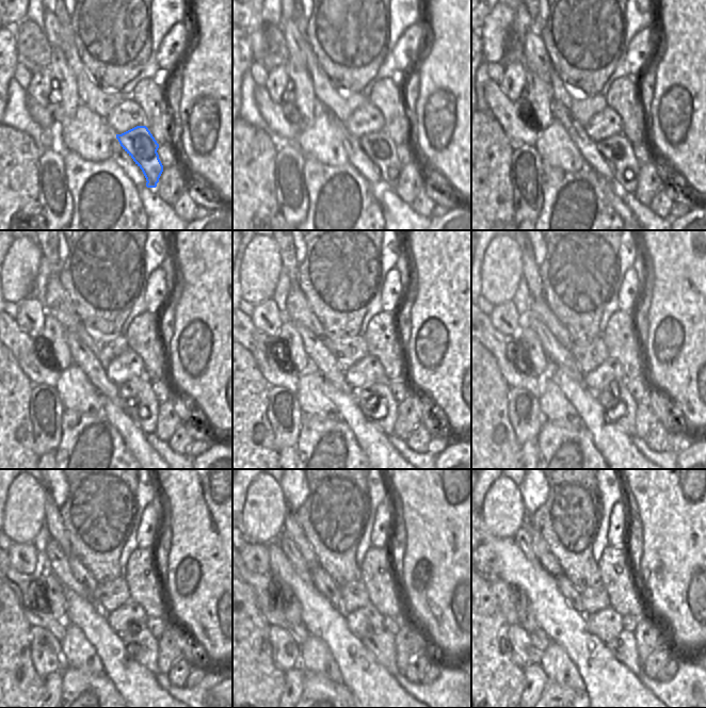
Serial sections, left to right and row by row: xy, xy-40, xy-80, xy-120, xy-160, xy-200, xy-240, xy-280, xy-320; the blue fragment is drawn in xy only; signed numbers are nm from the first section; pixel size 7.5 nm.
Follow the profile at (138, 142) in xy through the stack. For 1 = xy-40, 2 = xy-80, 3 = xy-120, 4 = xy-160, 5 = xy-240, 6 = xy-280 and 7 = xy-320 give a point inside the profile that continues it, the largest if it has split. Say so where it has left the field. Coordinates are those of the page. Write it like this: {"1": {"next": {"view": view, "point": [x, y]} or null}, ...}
{"1": {"next": {"view": "xy-40", "point": [379, 146]}}, "2": {"next": {"view": "xy-80", "point": [618, 150]}}, "3": {"next": {"view": "xy-120", "point": [141, 405]}}, "4": {"next": {"view": "xy-160", "point": [382, 407]}}, "5": {"next": {"view": "xy-240", "point": [143, 647]}}, "6": {"next": {"view": "xy-280", "point": [382, 646]}}, "7": {"next": {"view": "xy-320", "point": [623, 647]}}}

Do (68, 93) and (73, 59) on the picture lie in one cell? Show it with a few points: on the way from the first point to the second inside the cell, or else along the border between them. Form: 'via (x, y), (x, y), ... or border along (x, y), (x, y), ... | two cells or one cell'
border along (61, 48), (66, 64), (75, 78), (78, 95) | two cells

